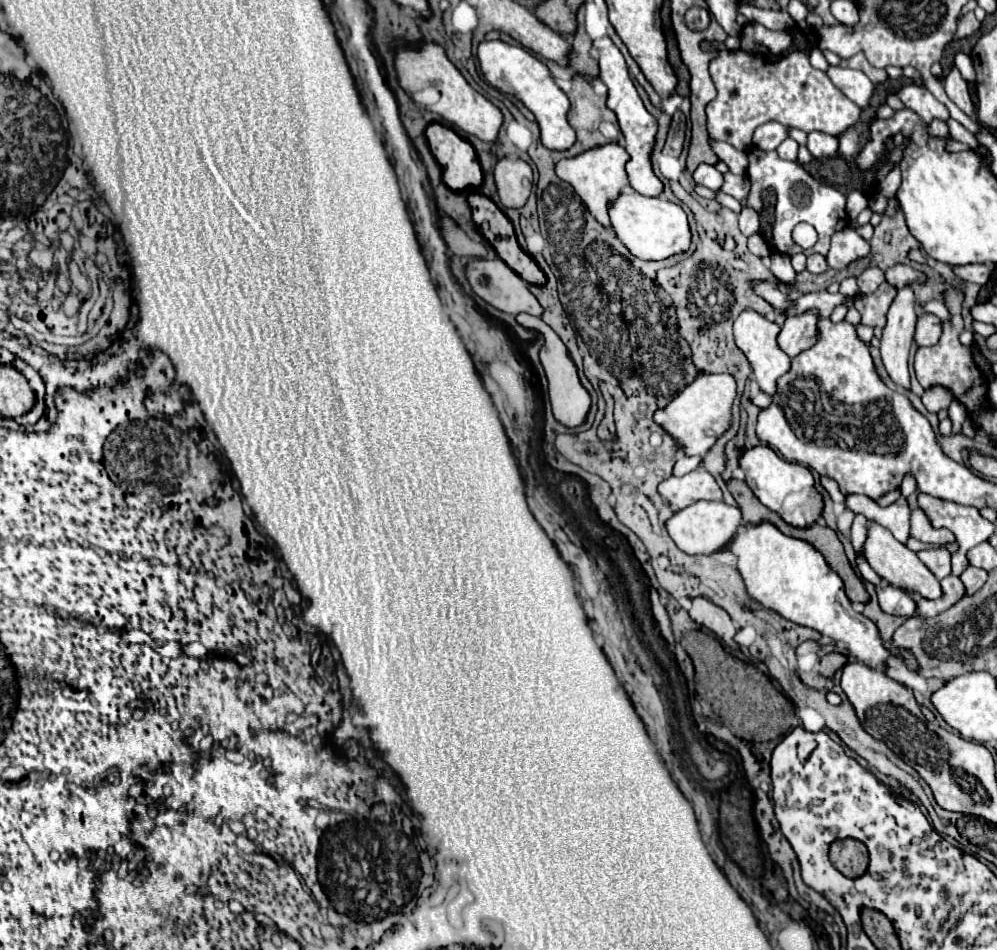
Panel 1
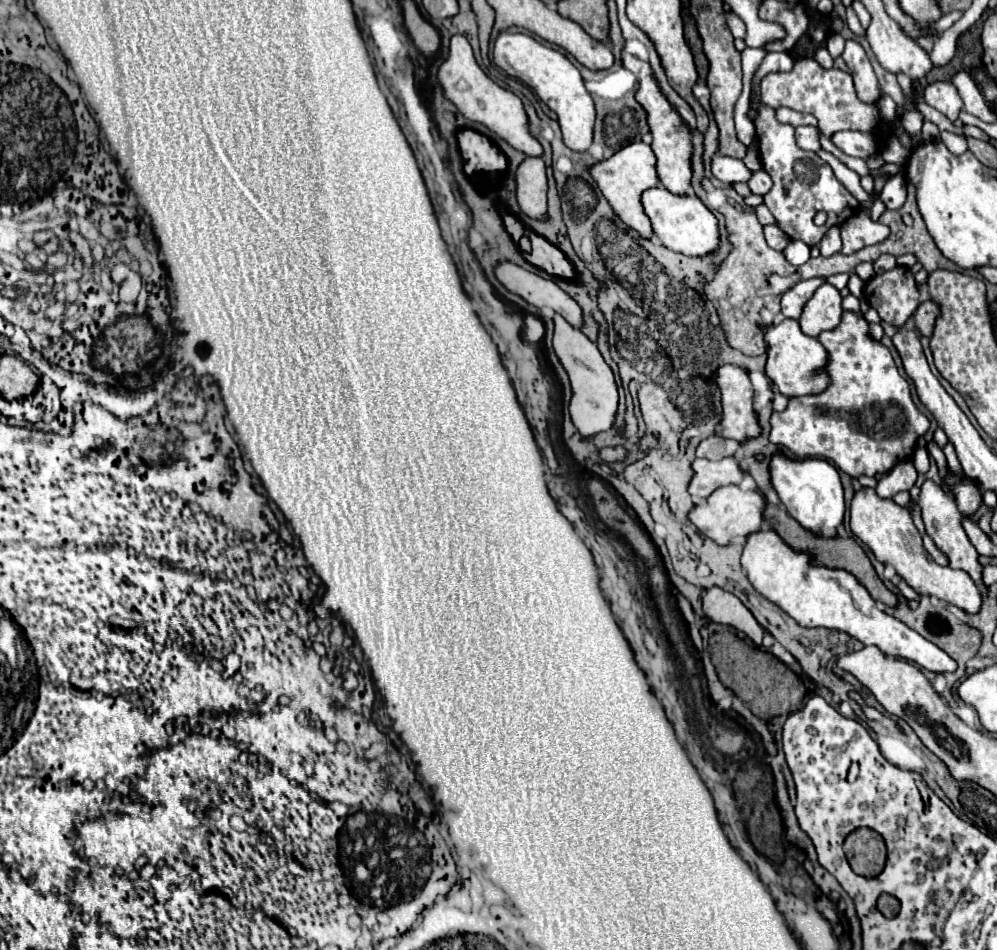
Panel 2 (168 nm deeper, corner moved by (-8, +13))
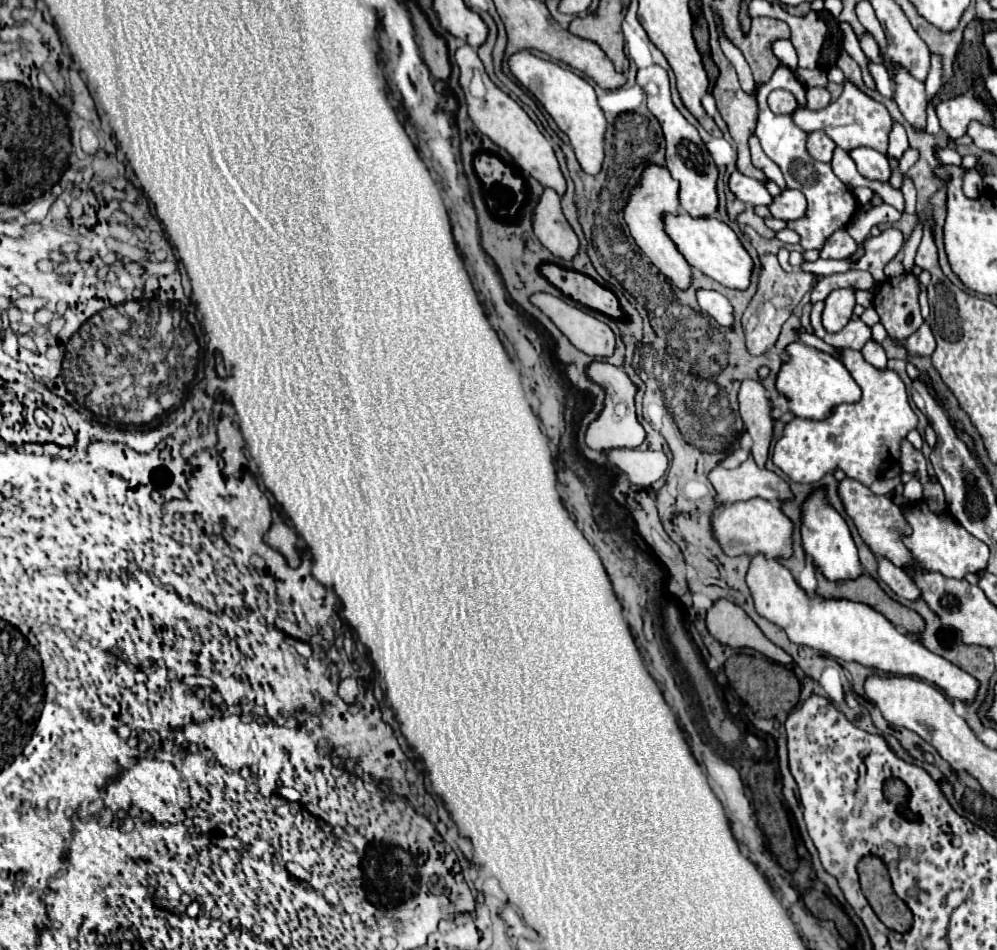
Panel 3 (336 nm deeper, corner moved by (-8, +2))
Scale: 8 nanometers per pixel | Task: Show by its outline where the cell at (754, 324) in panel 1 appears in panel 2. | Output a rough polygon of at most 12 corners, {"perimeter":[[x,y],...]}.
{"perimeter":[[796,320],[762,326],[784,396],[822,392],[828,354]]}

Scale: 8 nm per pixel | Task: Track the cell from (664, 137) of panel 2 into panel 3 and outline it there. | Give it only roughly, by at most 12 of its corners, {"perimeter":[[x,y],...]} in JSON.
{"perimeter":[[652,65],[648,109],[666,137],[666,169],[692,217],[716,215],[718,167]]}

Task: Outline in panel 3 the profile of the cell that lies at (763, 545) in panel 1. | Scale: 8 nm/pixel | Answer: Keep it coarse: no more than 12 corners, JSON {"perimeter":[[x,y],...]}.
{"perimeter":[[752,557],[756,613],[792,643],[928,681],[972,703],[978,679],[872,607],[810,599]]}

